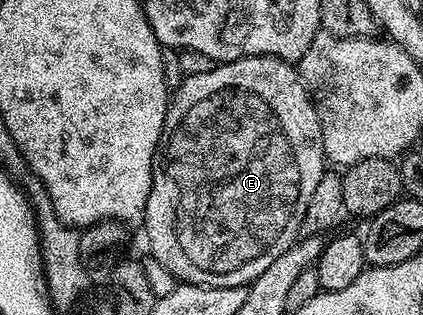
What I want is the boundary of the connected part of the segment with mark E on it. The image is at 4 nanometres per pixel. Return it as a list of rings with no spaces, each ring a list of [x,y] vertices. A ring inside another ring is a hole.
[[[243,56],[241,60],[217,63],[209,72],[184,76],[181,81],[177,88],[175,85],[171,93],[164,129],[156,147],[156,157],[152,163],[150,198],[146,202],[142,228],[143,231],[148,231],[151,259],[157,260],[177,281],[212,286],[219,281],[216,280],[219,276],[228,276],[231,272],[246,267],[251,260],[258,259],[263,252],[283,250],[297,243],[300,224],[304,220],[310,202],[310,194],[314,194],[318,182],[326,175],[322,130],[316,108],[308,96],[308,91],[304,89],[304,83],[300,80],[300,73],[287,60],[279,60],[273,56]]]

